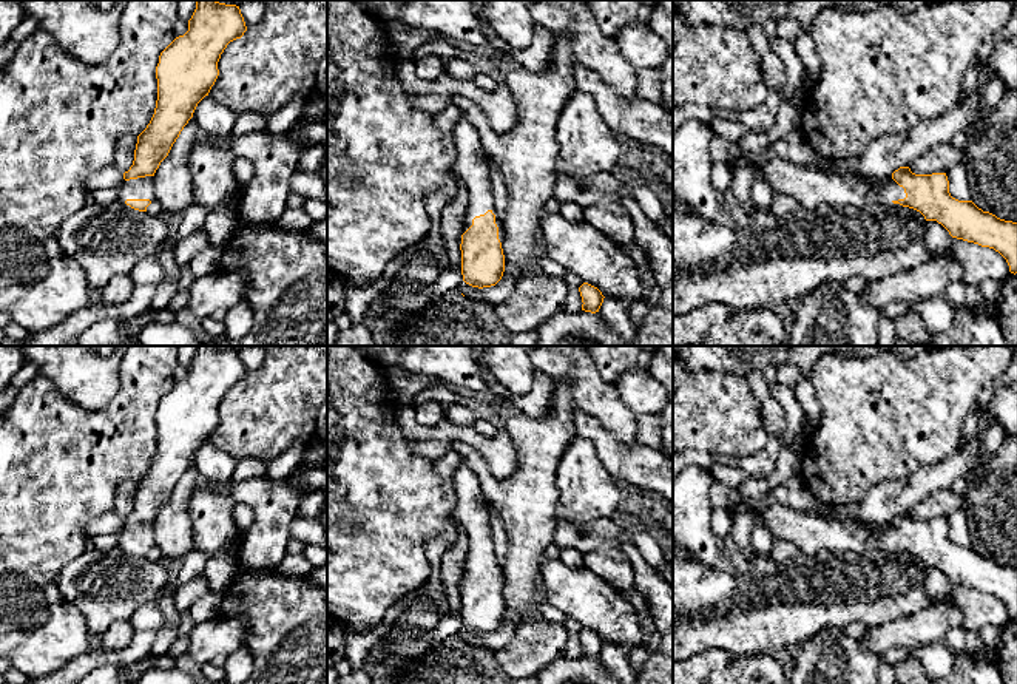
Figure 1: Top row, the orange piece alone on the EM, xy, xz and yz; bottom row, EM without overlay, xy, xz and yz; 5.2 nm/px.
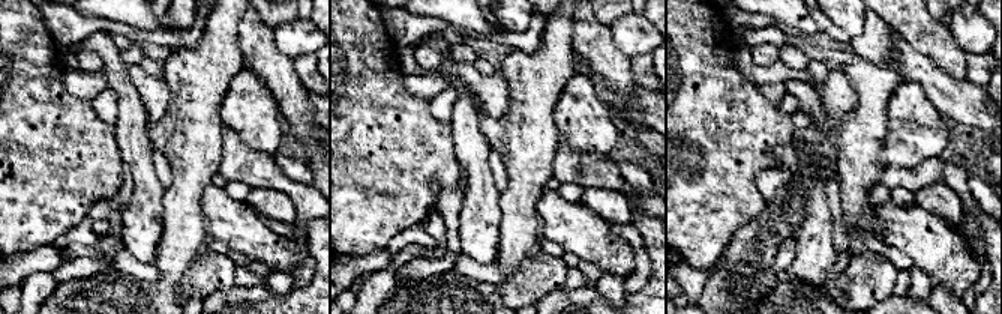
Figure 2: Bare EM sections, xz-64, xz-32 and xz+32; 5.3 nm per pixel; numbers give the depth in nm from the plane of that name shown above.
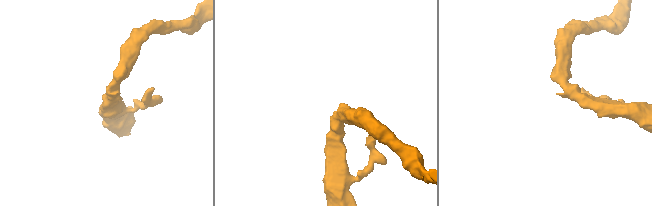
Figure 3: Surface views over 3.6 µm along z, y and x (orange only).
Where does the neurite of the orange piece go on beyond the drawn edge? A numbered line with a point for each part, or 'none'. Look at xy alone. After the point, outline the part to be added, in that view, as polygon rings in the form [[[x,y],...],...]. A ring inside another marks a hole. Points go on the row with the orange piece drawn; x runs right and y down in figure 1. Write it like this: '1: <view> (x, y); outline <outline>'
1: xy (142, 187); outline [[[145,176],[145,178],[137,178],[137,179],[130,179],[123,181],[123,184],[117,190],[119,193],[119,201],[131,208],[130,205],[125,204],[127,199],[156,199],[156,187],[154,187],[154,179],[153,176]],[[131,208],[134,210],[134,208]]]

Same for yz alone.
1: yz (812, 189); outline [[[773,157],[752,165],[755,178],[764,178],[778,195],[789,195],[798,205],[815,210],[823,205],[860,210],[870,204],[903,207],[897,201],[904,199],[904,188],[892,176],[881,187],[872,187],[852,174],[835,174],[826,170],[813,170],[786,159]]]

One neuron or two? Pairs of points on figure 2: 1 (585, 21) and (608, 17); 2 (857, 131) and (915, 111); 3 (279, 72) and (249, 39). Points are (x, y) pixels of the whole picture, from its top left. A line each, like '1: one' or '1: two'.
1: two
2: two
3: one

